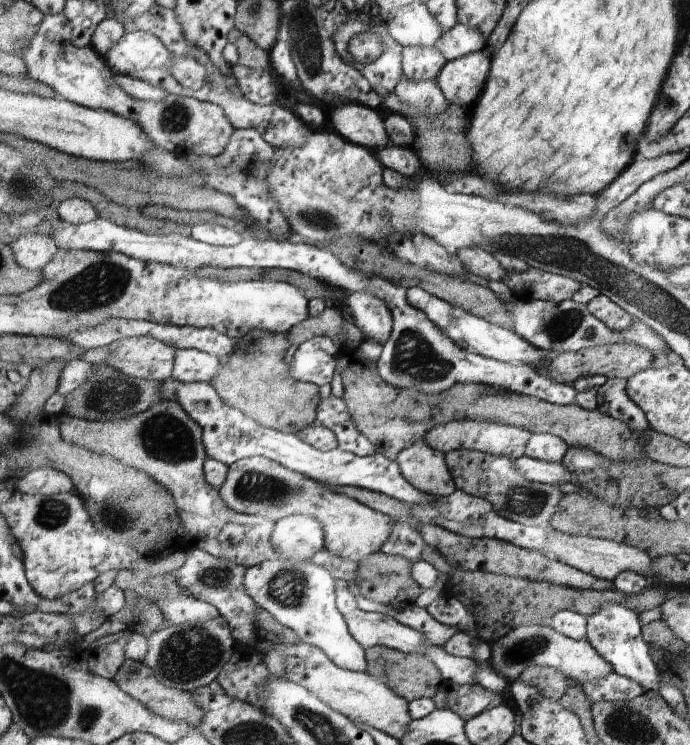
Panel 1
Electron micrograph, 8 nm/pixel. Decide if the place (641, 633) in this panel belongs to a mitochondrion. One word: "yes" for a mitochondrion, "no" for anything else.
no

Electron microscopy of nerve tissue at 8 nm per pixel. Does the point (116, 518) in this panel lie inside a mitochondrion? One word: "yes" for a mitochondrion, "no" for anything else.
yes

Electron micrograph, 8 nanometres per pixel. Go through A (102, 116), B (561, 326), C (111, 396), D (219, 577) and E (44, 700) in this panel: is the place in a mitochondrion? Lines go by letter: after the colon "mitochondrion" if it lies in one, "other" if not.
A: other
B: mitochondrion
C: mitochondrion
D: mitochondrion
E: mitochondrion

